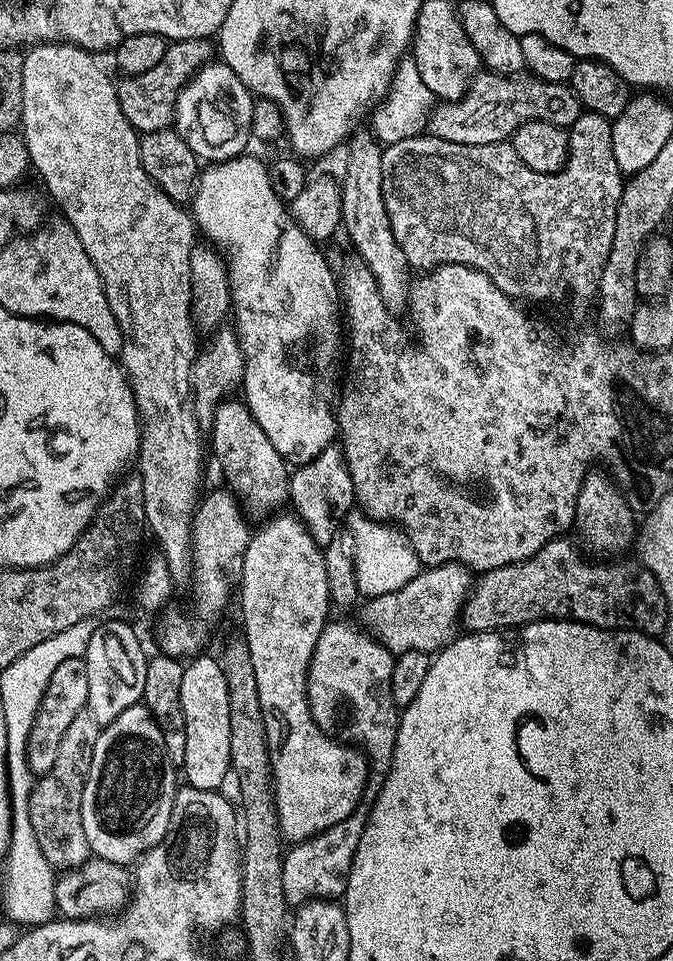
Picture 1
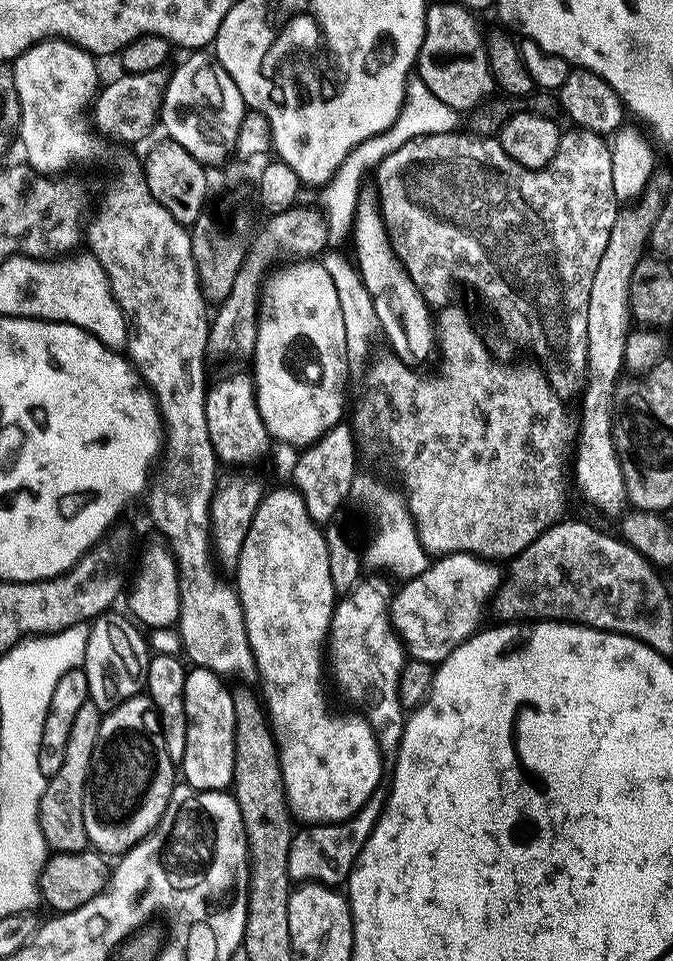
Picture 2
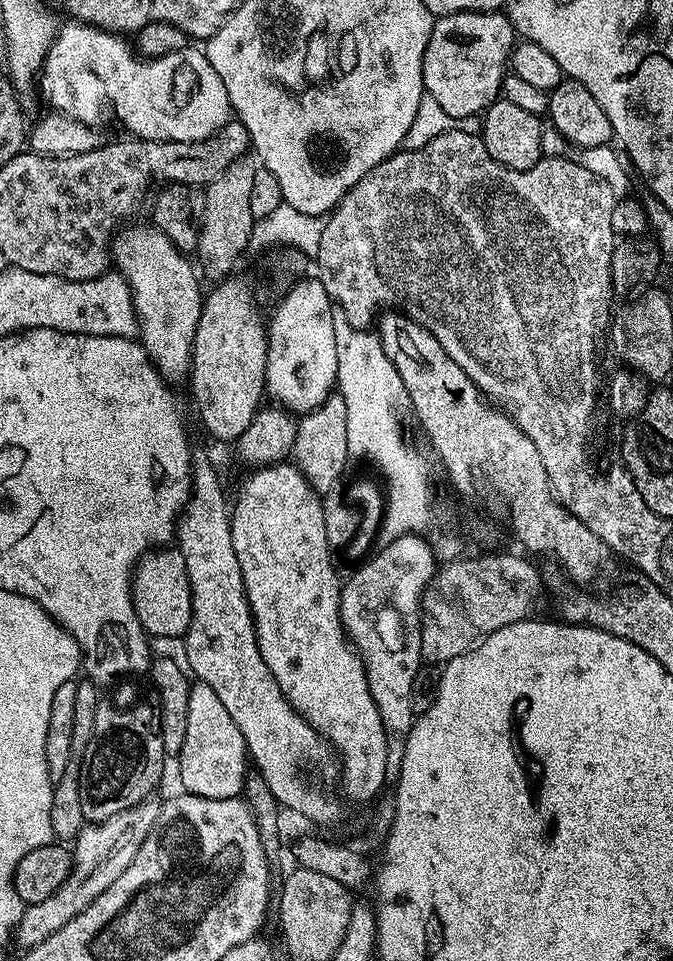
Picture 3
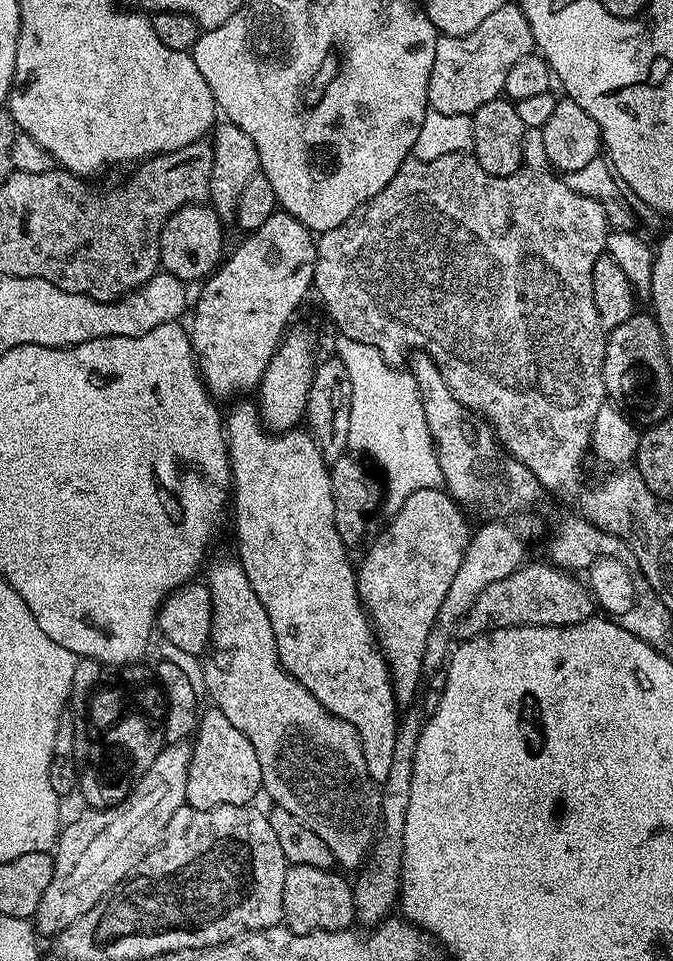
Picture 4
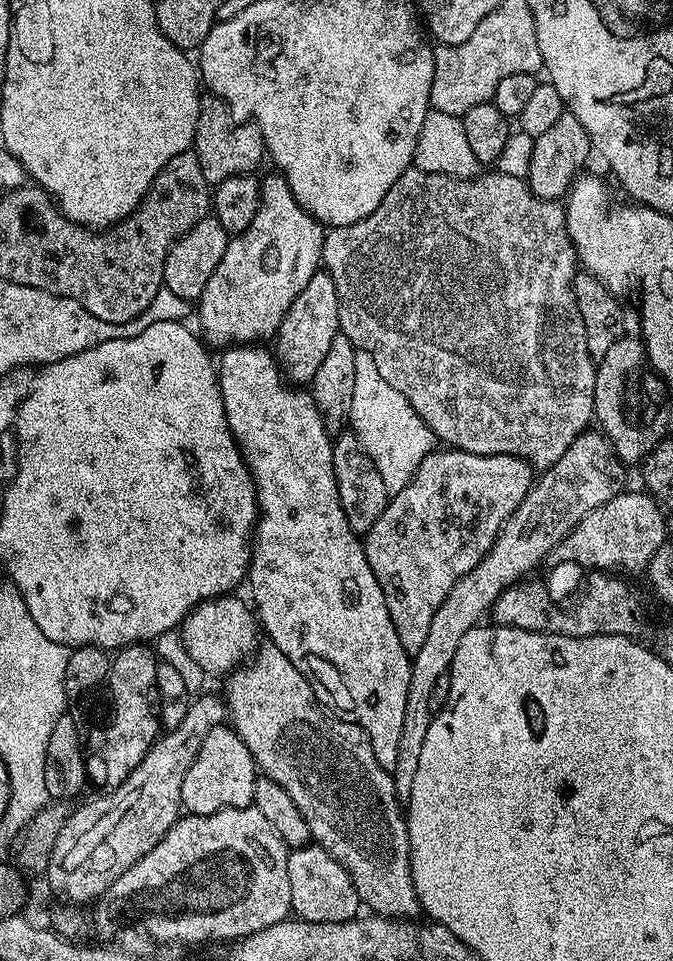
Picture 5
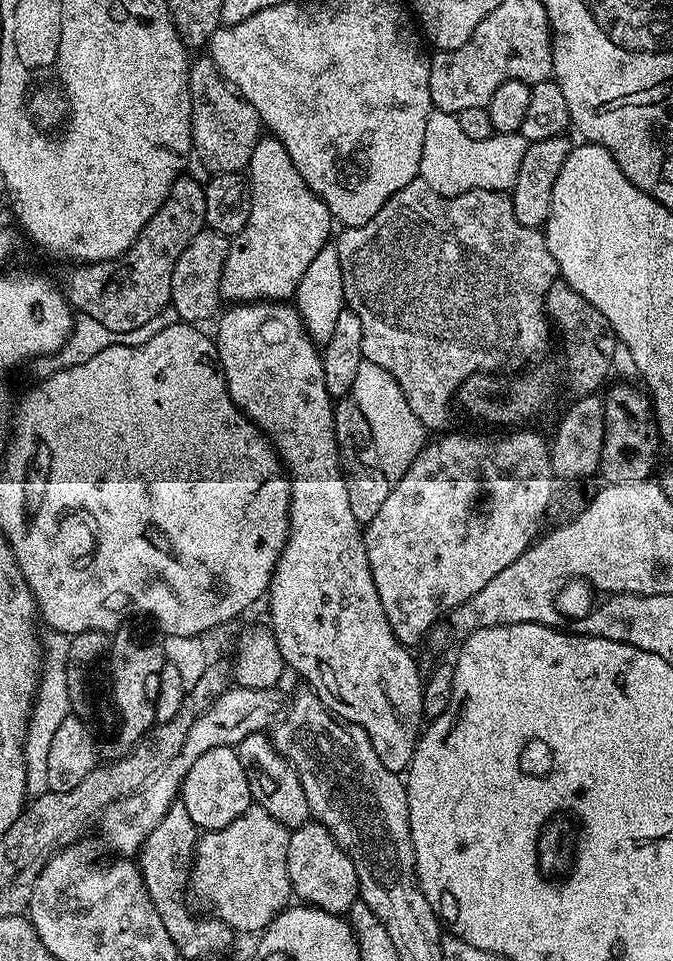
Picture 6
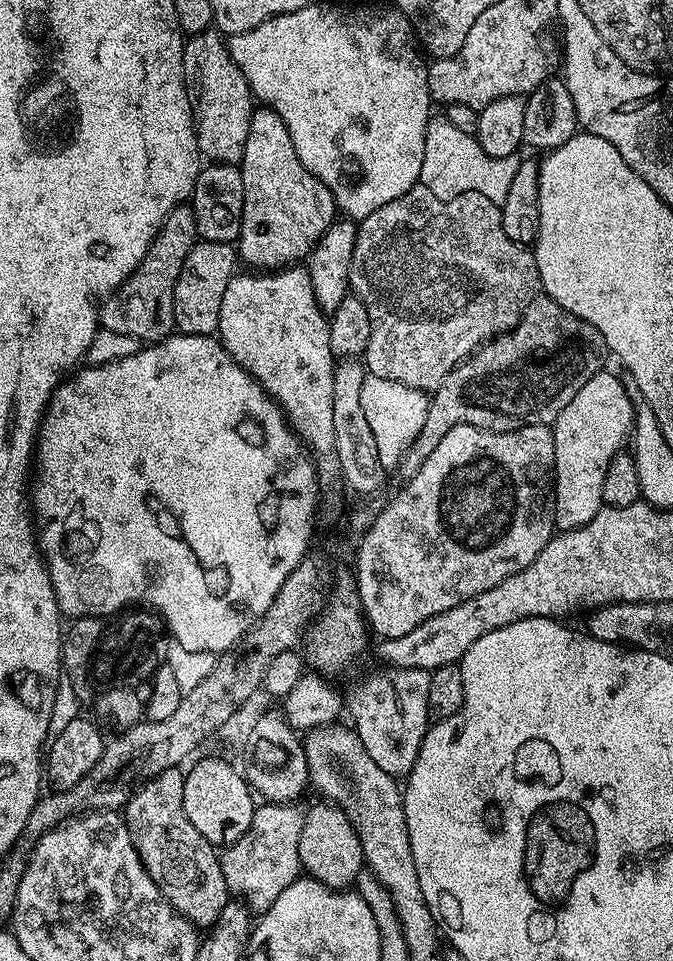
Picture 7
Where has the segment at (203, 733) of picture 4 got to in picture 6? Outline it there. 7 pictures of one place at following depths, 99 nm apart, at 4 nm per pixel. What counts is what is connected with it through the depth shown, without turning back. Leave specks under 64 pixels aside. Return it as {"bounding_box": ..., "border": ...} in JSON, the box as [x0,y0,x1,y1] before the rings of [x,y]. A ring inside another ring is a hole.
{"bounding_box":[178,747,253,832],"border":[[[235,747],[206,750],[202,758],[190,766],[190,774],[186,774],[180,785],[178,800],[186,806],[186,814],[190,814],[197,829],[204,832],[217,832],[222,830],[222,826],[230,826],[234,818],[253,807],[250,786],[246,782],[246,770],[242,762],[238,762]]]}

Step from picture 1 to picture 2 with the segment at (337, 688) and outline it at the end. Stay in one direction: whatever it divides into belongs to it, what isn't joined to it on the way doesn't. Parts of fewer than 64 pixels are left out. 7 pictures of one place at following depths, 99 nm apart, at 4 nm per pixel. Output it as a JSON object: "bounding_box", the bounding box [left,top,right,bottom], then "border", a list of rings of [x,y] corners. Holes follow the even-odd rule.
{"bounding_box":[288,575,406,886],"border":[[[365,575],[347,594],[341,595],[336,601],[336,608],[332,612],[332,625],[328,627],[327,649],[330,651],[330,672],[336,675],[340,688],[354,700],[359,711],[368,719],[368,725],[372,727],[372,733],[380,747],[380,754],[384,761],[383,779],[390,782],[394,778],[394,766],[398,762],[398,750],[402,746],[402,734],[404,733],[404,721],[406,709],[400,704],[398,696],[398,680],[406,663],[406,649],[404,641],[396,632],[392,624],[392,598],[393,585],[388,585],[383,580],[383,575]],[[382,782],[366,798],[366,802],[355,814],[345,820],[339,820],[333,824],[314,824],[304,826],[293,835],[290,842],[290,862],[288,863],[288,873],[293,882],[315,882],[317,884],[327,884],[329,886],[340,886],[347,881],[348,875],[356,866],[358,854],[362,846],[370,838],[378,818],[388,801],[389,785]]]}

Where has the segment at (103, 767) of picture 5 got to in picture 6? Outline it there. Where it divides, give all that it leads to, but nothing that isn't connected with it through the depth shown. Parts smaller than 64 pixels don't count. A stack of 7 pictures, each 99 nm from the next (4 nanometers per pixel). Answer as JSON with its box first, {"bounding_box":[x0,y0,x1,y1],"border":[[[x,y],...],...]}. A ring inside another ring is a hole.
{"bounding_box":[106,622,165,754],"border":[[[125,622],[111,633],[110,647],[106,652],[106,661],[108,668],[112,671],[112,700],[116,703],[116,712],[120,715],[120,733],[116,736],[116,752],[123,754],[129,748],[133,748],[140,739],[156,723],[156,695],[158,694],[158,678],[160,671],[165,664],[164,646],[159,639],[143,640],[142,637],[136,636],[136,632],[131,628],[131,623]]]}

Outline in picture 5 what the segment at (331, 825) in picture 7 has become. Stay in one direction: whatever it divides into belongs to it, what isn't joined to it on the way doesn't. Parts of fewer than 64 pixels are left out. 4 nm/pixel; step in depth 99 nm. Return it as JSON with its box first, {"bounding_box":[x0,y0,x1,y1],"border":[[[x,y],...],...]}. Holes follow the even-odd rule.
{"bounding_box":[288,842,362,924],"border":[[[309,842],[303,848],[293,848],[288,854],[290,902],[292,912],[306,922],[341,924],[357,919],[362,905],[347,870],[325,848]]]}

